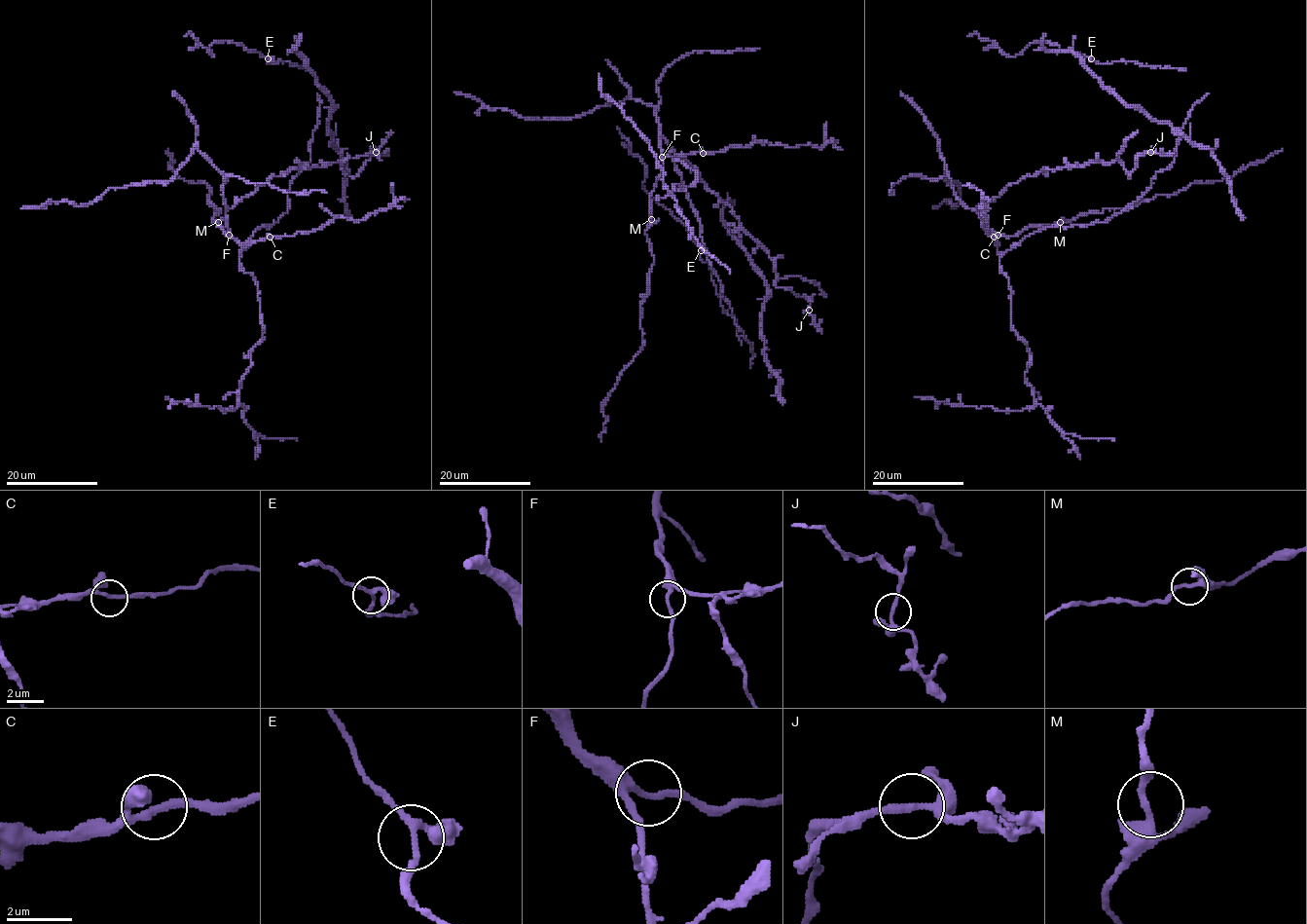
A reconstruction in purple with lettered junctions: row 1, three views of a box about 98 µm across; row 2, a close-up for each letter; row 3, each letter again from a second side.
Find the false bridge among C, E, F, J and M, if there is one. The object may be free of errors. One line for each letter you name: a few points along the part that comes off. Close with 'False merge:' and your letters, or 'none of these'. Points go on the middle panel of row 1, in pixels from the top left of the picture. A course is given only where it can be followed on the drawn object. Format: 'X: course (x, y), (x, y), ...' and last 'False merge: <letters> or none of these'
False merge: none of these

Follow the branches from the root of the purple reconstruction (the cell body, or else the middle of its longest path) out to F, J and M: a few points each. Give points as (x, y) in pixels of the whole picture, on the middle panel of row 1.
F: (713, 270), (702, 240), (697, 212), (688, 198), (674, 157), (662, 157)
J: (713, 270), (697, 212), (660, 136), (767, 251), (775, 284), (804, 296), (809, 310)
M: (713, 270), (702, 240), (697, 212), (671, 156), (662, 157), (662, 175), (650, 198), (651, 219)

